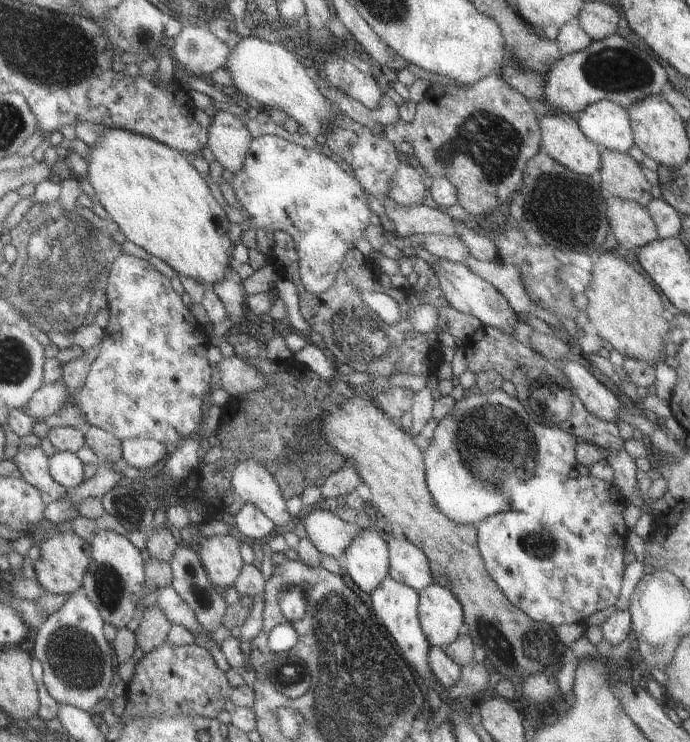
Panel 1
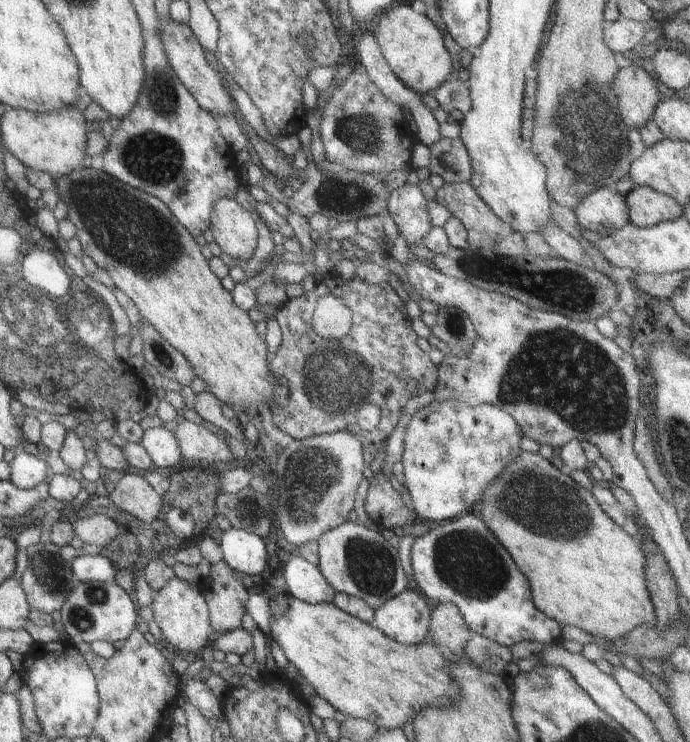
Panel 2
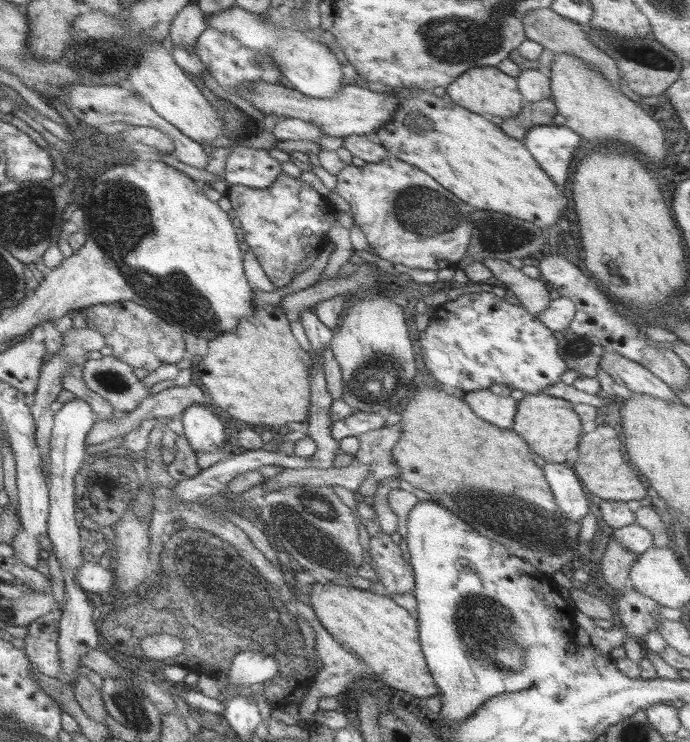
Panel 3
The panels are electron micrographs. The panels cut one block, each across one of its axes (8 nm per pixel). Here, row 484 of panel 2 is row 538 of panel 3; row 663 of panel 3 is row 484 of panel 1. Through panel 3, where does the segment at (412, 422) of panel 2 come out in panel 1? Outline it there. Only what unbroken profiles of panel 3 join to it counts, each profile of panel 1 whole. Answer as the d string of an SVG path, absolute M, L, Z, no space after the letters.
M487 387L478 391L467 391L460 400L455 401L449 414L446 414L441 420L438 420L438 423L433 430L429 445L422 451L425 486L433 500L433 504L437 506L437 510L439 510L445 518L453 520L455 524L476 525L484 518L487 518L496 512L509 510L526 511L529 510L529 506L533 506L533 502L537 502L537 498L549 498L549 494L553 494L551 488L553 488L557 482L565 482L569 470L574 468L577 463L574 453L576 442L577 440L573 435L561 430L558 426L543 426L538 422L535 422L531 416L529 416L529 413L524 406L524 402L521 402L518 398L509 396L509 394L506 394L501 388Z

